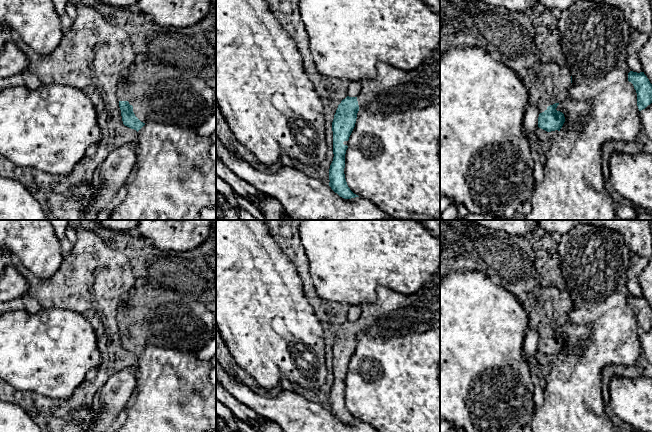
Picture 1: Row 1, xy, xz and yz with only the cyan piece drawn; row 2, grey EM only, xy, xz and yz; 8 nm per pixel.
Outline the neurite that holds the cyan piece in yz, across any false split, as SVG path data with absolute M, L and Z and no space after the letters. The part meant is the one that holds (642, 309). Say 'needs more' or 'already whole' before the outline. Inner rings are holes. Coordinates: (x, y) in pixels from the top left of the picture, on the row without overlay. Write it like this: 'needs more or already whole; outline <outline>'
already whole; outline M644 296L628 297L628 305L634 310L637 317L637 330L639 335L645 333L652 327L652 308L650 307Z

